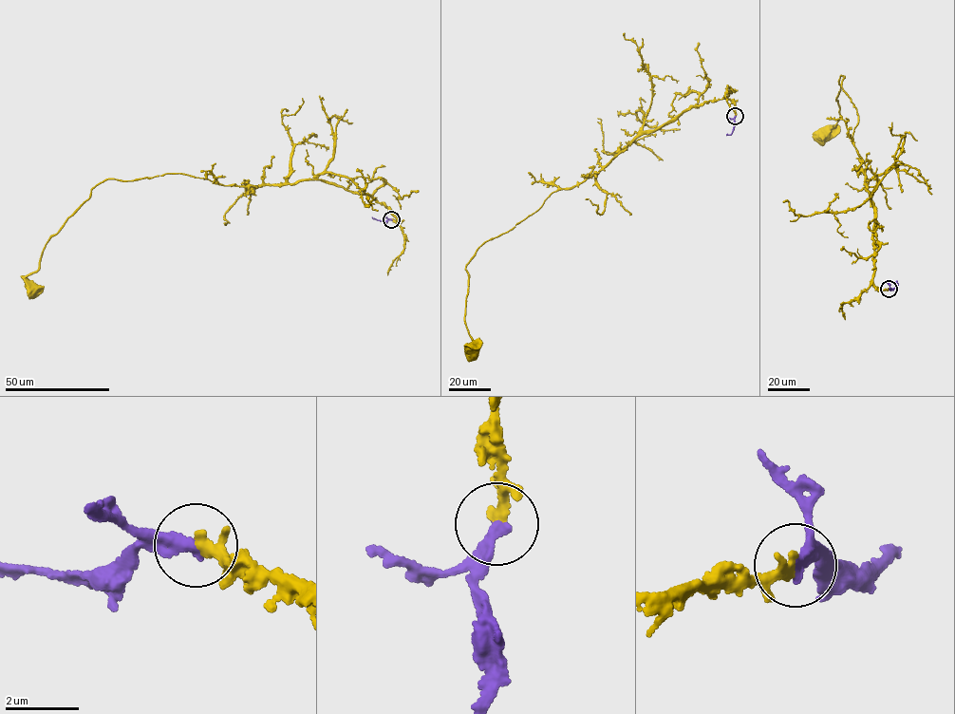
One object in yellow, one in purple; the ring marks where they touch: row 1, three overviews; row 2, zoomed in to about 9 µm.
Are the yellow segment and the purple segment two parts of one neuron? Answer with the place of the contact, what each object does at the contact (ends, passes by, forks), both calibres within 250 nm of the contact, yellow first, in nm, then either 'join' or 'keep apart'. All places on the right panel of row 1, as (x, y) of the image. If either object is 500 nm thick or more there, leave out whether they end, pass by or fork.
at (889, 289); yellow forks there; purple ends there; 160 nm thick on the yellow side, 320 nm on the other; join

